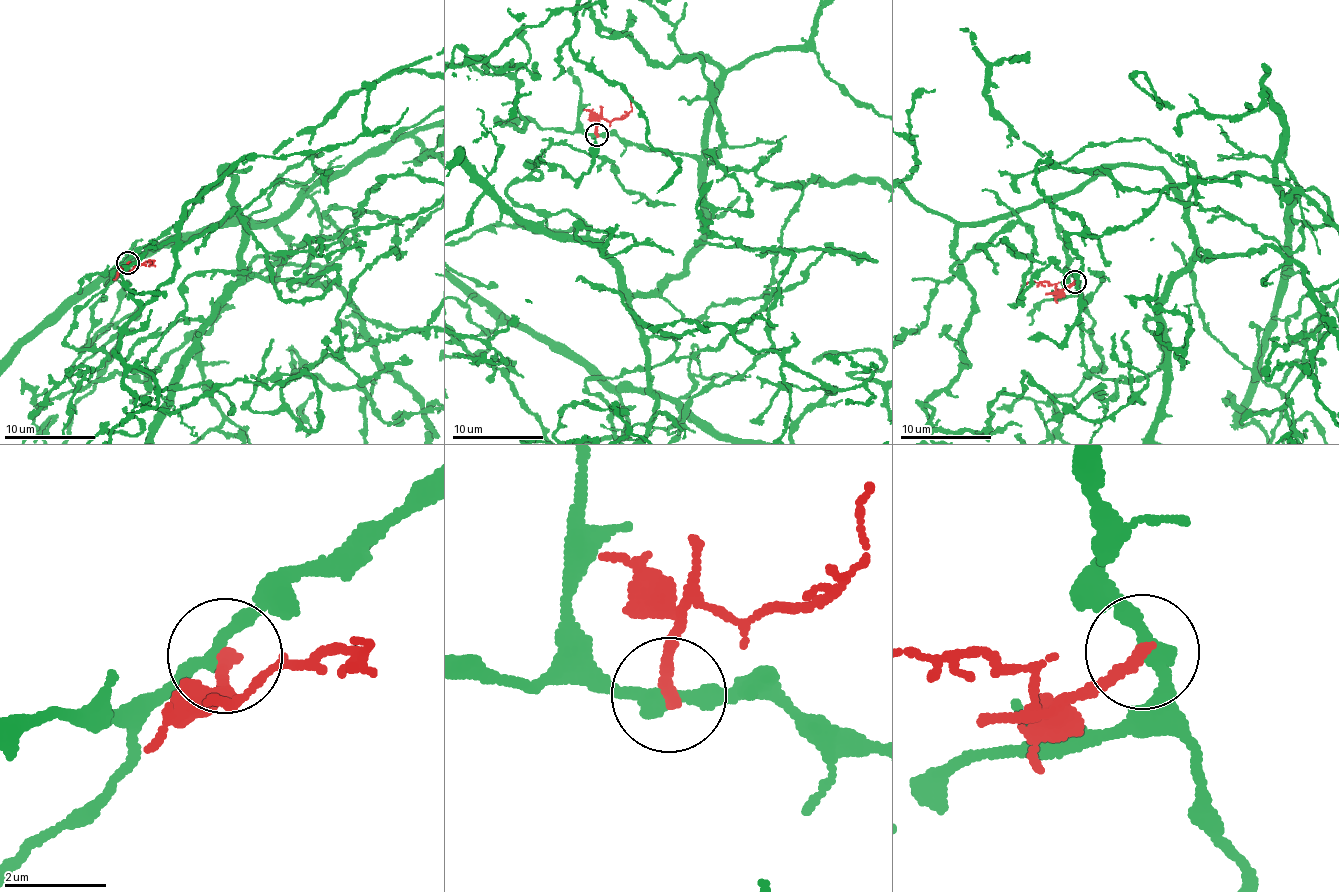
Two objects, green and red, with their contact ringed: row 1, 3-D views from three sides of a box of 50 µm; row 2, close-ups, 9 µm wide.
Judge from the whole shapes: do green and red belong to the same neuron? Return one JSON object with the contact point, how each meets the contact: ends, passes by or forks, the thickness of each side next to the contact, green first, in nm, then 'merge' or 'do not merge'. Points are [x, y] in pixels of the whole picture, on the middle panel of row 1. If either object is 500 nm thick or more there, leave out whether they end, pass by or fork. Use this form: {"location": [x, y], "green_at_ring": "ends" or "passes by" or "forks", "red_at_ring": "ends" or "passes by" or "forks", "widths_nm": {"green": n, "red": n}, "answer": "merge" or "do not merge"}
{"location": [596, 134], "green_at_ring": "passes by", "red_at_ring": "ends", "widths_nm": {"green": 280, "red": 240}, "answer": "do not merge"}

